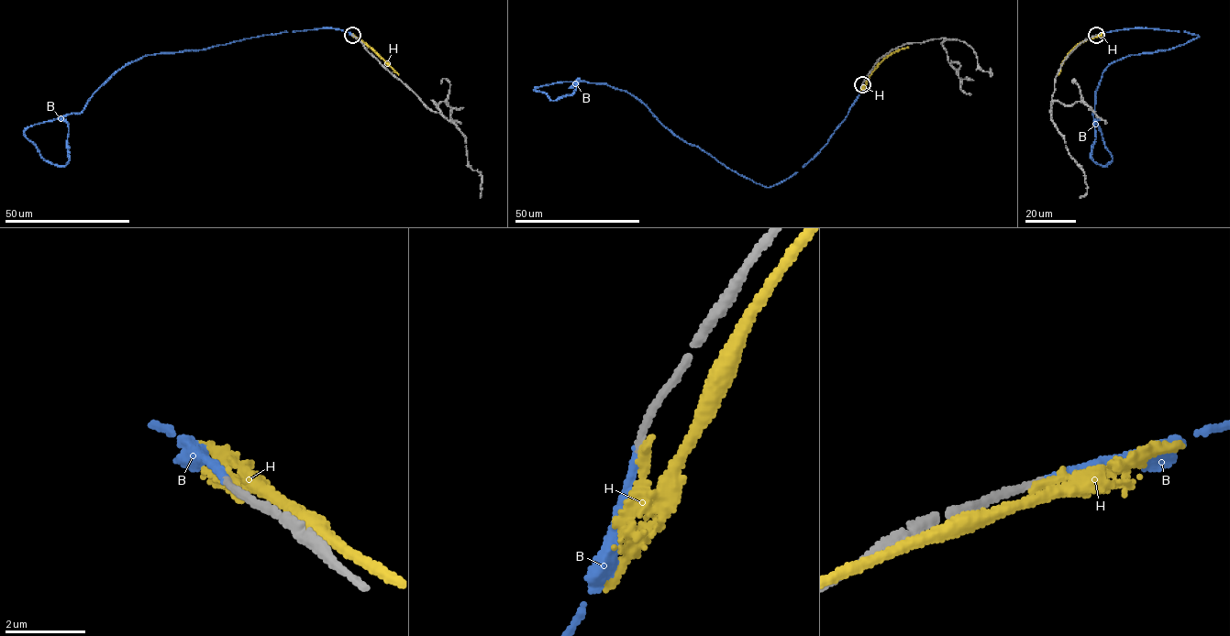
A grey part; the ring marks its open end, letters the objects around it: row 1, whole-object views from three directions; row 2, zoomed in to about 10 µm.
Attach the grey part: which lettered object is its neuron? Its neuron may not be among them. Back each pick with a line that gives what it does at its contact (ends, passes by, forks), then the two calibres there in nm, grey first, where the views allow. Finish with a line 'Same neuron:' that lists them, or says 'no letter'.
B: it ends; calibres 190 and 170 nm
Same neuron: B

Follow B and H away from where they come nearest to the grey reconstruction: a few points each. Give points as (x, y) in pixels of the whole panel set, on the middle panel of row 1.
B: (862, 84), (824, 148), (768, 187), (626, 92), (534, 89), (558, 99), (569, 88)
H: (862, 83), (865, 84), (884, 58), (908, 47)

